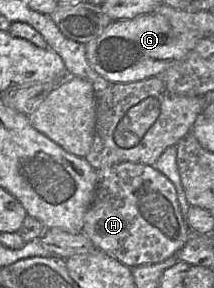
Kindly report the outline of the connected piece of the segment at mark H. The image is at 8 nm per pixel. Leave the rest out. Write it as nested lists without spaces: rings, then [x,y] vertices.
[[[122,162],[96,172],[95,195],[84,216],[81,231],[92,241],[95,248],[134,268],[163,262],[176,255],[187,243],[192,230],[181,213],[176,188],[164,174],[151,165],[133,162]]]

